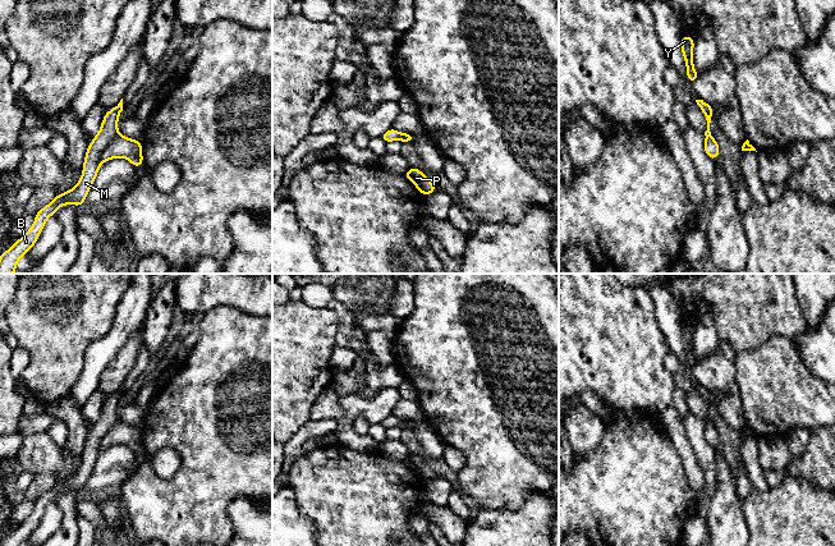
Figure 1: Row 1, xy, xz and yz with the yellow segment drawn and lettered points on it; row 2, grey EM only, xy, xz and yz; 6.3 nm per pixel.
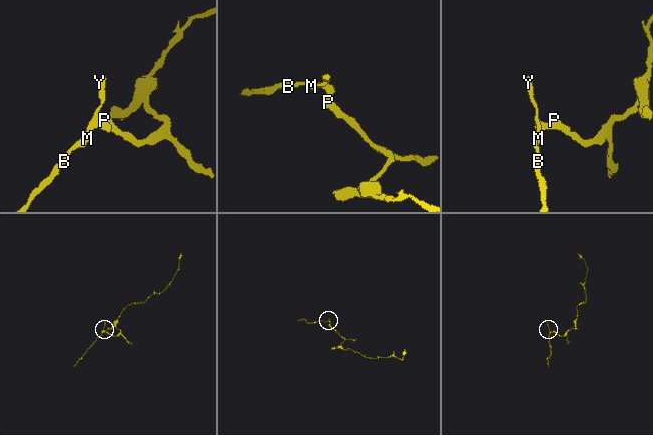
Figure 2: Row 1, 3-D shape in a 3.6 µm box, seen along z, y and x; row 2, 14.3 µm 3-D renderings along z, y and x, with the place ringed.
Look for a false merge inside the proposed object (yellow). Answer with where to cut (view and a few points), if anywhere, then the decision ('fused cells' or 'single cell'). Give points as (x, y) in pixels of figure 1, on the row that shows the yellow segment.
cut in xy along (118, 133), (102, 151), (101, 161); fused cells

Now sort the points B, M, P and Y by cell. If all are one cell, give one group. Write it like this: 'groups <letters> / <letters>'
groups B M Y / P

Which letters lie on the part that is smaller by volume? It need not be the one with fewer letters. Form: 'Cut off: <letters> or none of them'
Cut off: B, M, Y

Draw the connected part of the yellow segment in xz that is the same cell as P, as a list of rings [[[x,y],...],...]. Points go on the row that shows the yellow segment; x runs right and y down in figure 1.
[[[410,168],[404,176],[418,188],[422,196],[435,193],[437,191],[430,179],[416,168]]]

